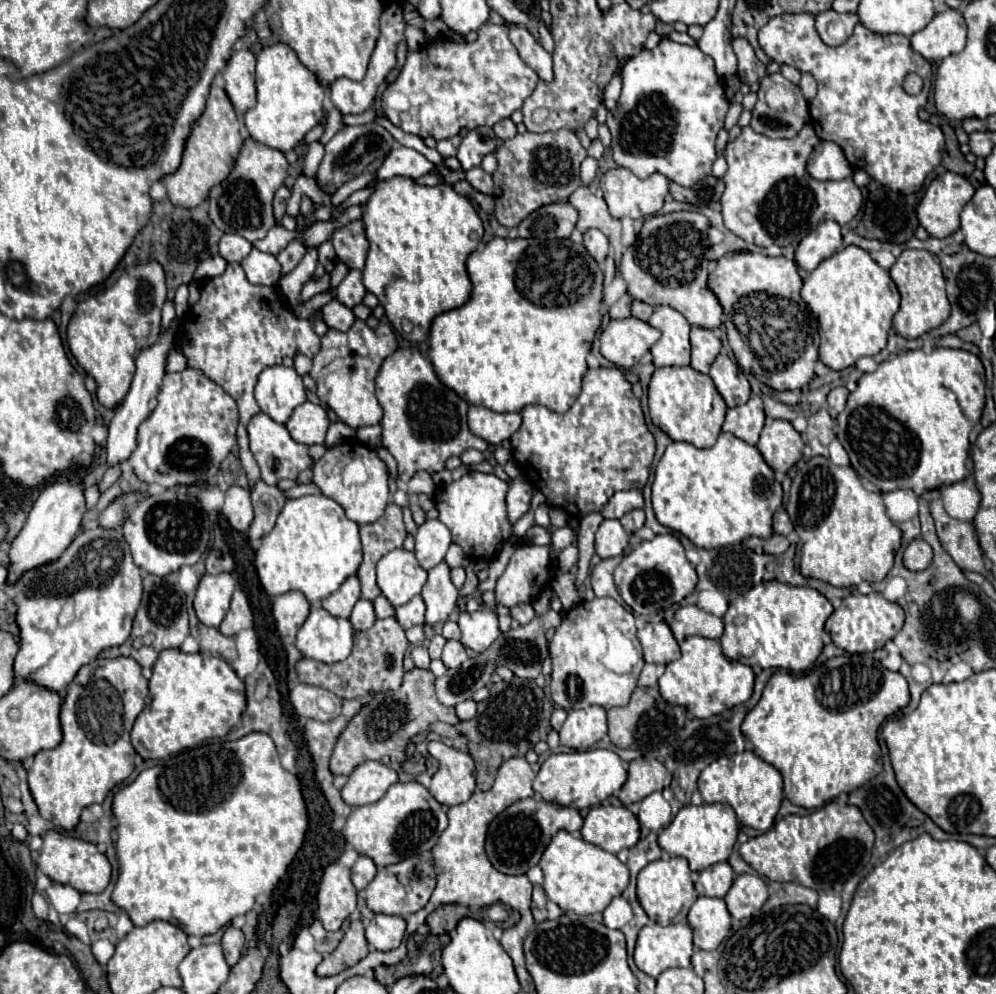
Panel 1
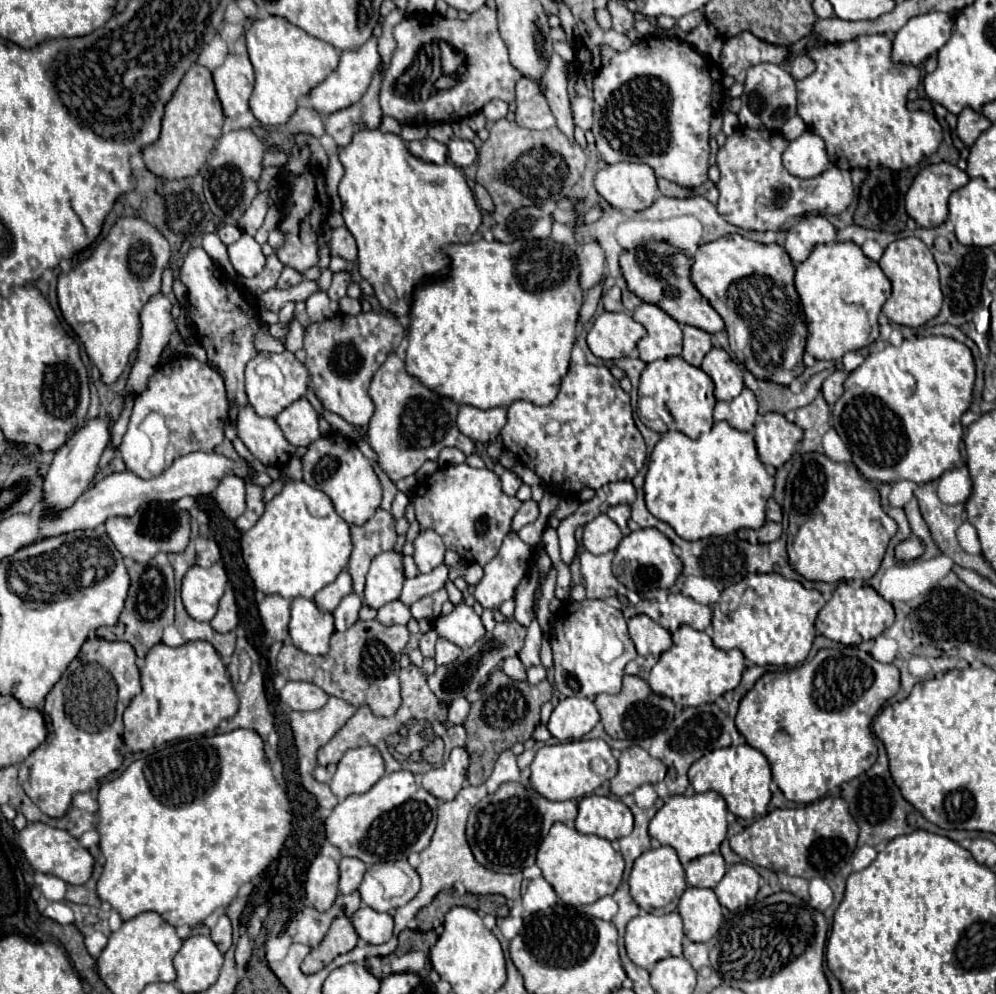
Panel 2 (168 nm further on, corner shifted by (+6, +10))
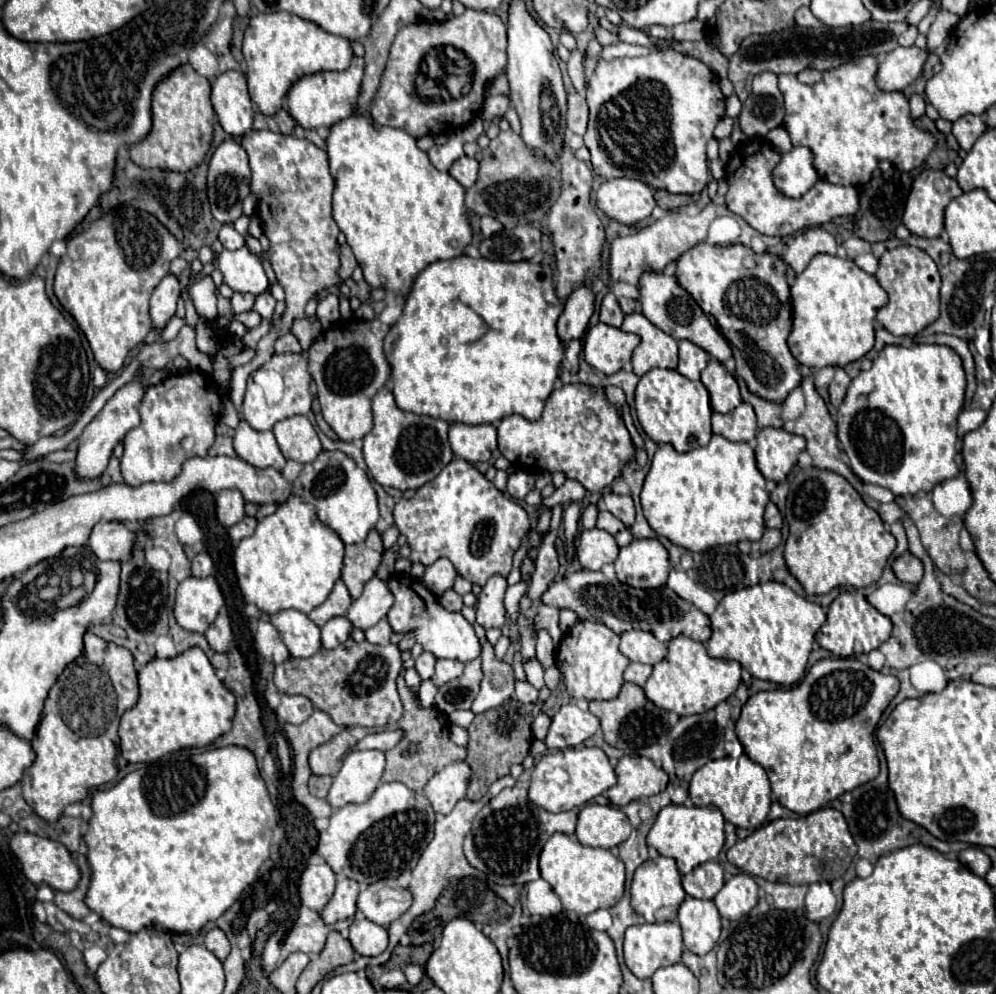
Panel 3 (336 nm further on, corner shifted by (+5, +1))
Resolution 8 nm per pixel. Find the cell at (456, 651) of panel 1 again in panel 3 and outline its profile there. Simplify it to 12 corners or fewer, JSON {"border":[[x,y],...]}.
{"border":[[438,660],[432,682],[442,686],[458,678],[464,664],[458,660]]}

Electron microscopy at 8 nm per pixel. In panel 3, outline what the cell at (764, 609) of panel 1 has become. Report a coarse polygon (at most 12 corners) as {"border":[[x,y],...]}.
{"border":[[772,582],[726,594],[712,658],[782,686],[826,614]]}

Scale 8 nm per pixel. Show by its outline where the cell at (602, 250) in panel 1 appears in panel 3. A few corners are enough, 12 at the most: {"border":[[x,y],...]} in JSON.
{"border":[[578,286],[558,318],[562,342],[582,338],[594,312],[594,290]]}

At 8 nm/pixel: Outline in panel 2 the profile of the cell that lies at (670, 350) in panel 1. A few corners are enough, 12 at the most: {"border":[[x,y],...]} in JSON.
{"border":[[641,303],[631,317],[647,329],[637,343],[651,363],[681,355],[681,327],[663,309]]}

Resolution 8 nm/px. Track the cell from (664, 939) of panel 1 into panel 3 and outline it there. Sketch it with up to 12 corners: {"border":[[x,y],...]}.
{"border":[[676,922],[636,924],[624,960],[636,978],[680,962]]}

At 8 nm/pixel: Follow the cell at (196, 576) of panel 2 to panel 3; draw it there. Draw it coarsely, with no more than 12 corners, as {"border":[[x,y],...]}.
{"border":[[214,576],[178,584],[182,628],[206,632],[224,596]]}

